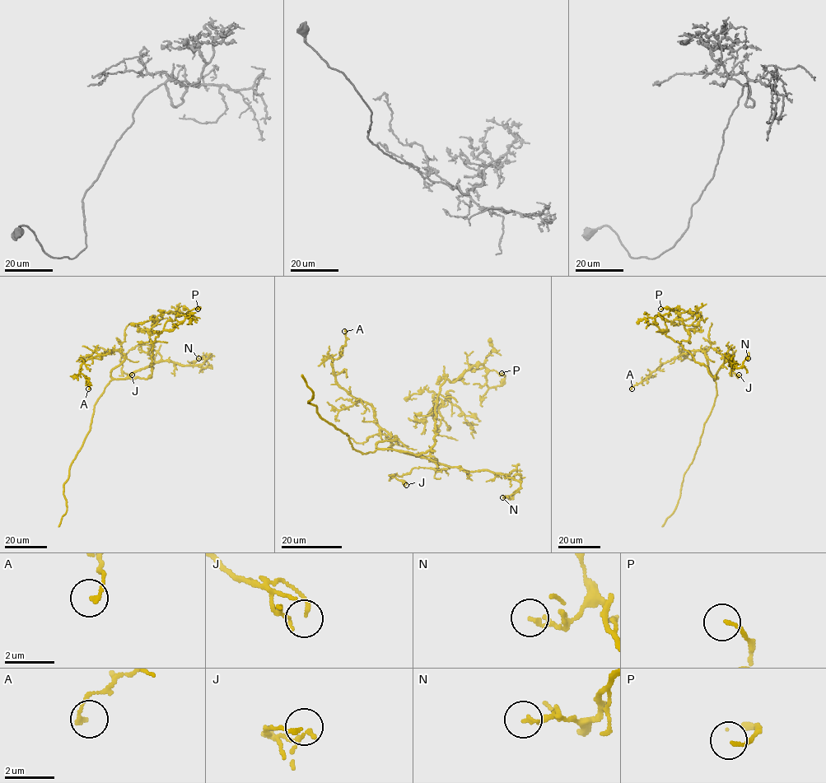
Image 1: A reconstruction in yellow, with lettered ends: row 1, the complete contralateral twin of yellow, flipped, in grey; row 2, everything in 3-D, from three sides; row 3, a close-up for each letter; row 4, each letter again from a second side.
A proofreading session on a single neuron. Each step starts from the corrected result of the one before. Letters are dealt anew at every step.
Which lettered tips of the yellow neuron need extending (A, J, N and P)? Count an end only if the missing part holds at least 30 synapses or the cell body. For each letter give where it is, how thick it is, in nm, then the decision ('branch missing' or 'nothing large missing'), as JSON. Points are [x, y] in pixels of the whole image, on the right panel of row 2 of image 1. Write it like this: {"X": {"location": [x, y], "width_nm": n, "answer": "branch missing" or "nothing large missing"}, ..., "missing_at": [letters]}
{"A": {"location": [632, 389], "width_nm": 140, "answer": "nothing large missing"}, "J": {"location": [739, 375], "width_nm": 110, "answer": "nothing large missing"}, "N": {"location": [748, 358], "width_nm": 140, "answer": "nothing large missing"}, "P": {"location": [660, 309], "width_nm": 120, "answer": "nothing large missing"}, "missing_at": []}

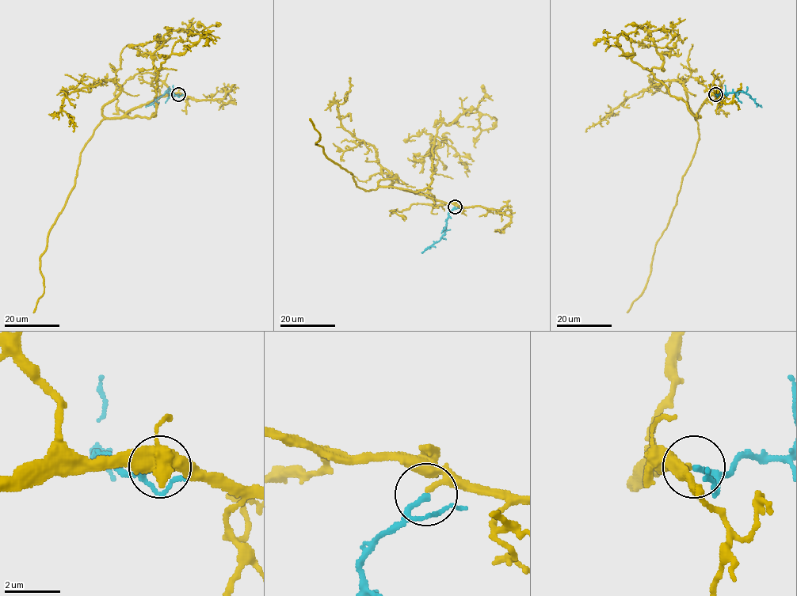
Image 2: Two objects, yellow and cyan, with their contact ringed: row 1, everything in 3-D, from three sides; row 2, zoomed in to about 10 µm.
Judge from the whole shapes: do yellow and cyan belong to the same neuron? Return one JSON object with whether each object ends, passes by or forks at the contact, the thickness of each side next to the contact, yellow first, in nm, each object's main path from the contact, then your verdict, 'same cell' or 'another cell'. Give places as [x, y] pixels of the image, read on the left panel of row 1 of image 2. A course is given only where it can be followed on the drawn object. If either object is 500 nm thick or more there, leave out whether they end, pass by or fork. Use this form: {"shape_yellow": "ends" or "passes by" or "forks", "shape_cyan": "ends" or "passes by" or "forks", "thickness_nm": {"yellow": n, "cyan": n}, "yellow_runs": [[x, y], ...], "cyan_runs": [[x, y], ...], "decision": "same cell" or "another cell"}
{"shape_yellow": "passes by", "shape_cyan": "ends", "thickness_nm": {"yellow": 160, "cyan": 200}, "yellow_runs": [[179, 94], [104, 118], [93, 132], [40, 258], [44, 291], [33, 312]], "cyan_runs": [[179, 94], [165, 92], [146, 107]], "decision": "same cell"}

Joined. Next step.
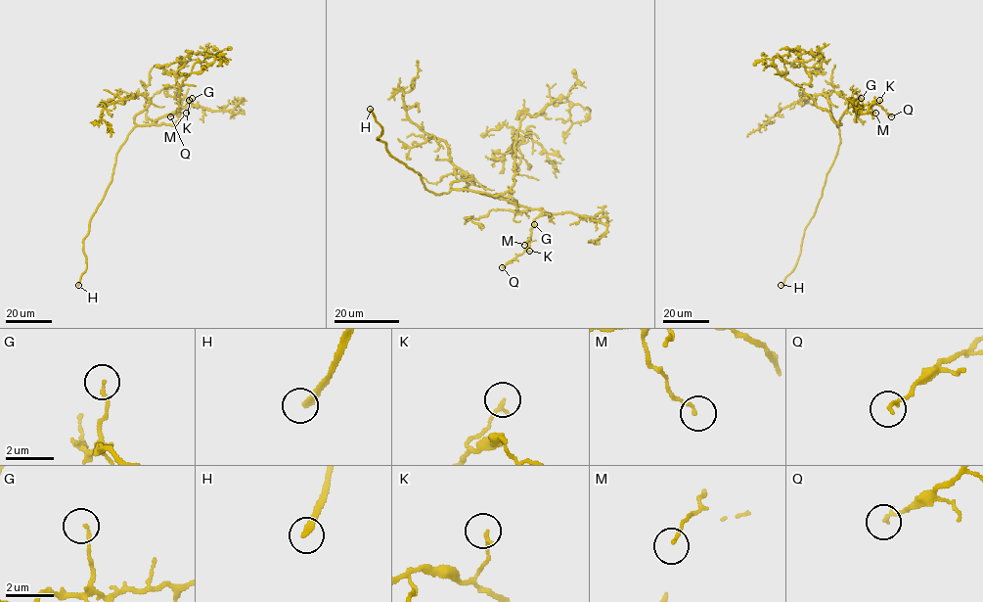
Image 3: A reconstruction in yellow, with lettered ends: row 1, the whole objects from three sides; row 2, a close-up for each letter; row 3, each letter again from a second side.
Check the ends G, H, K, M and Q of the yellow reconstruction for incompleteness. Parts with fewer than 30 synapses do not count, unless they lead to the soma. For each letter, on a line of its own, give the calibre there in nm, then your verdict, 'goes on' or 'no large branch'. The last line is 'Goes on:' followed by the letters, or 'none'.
G: 130 nm thick; no large branch
H: 240 nm thick; goes on
K: 150 nm thick; no large branch
M: 130 nm thick; no large branch
Q: 130 nm thick; no large branch
Goes on: H

